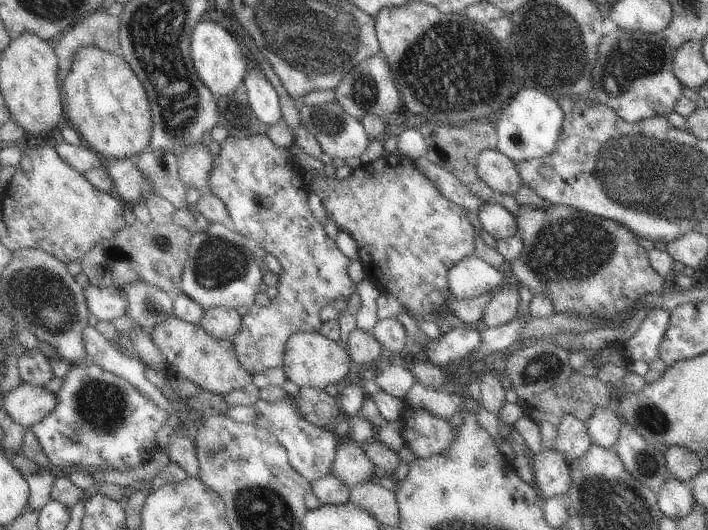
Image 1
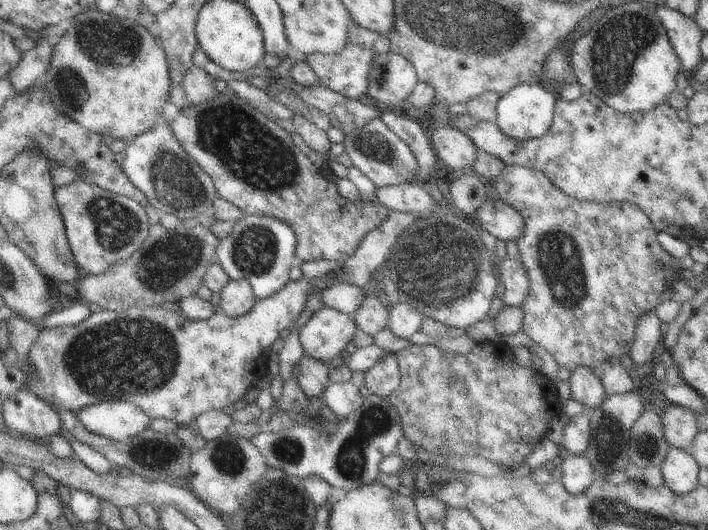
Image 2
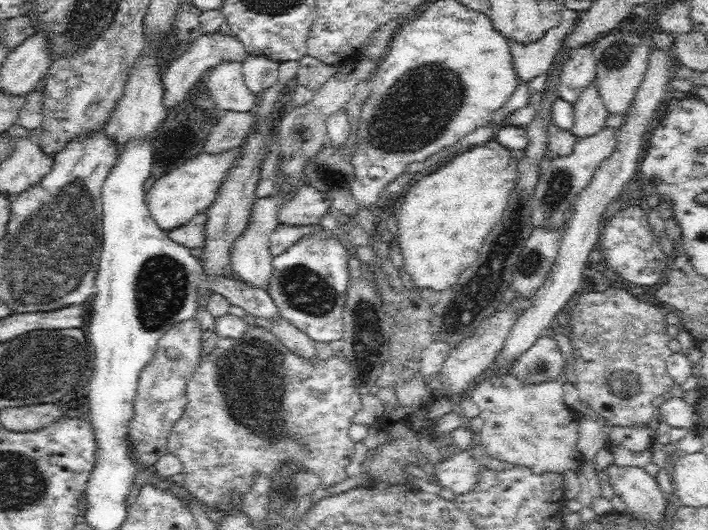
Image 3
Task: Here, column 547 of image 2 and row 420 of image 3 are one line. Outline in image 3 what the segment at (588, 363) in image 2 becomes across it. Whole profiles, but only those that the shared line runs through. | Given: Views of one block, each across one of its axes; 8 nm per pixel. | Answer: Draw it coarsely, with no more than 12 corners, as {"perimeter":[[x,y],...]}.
{"perimeter":[[250,322],[168,436],[200,504],[300,464],[334,487],[361,396]]}

